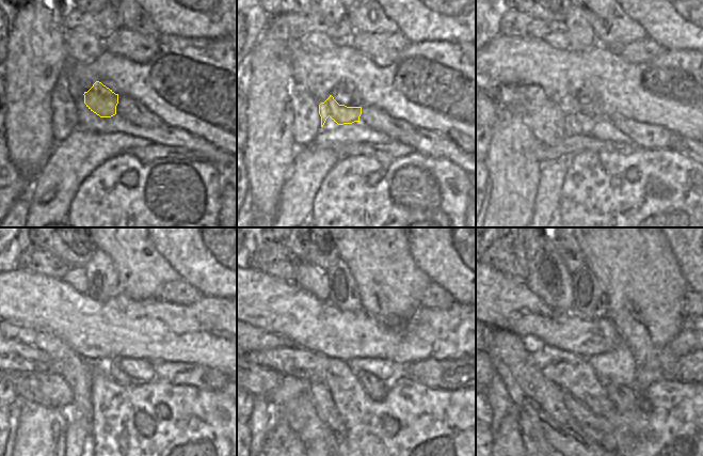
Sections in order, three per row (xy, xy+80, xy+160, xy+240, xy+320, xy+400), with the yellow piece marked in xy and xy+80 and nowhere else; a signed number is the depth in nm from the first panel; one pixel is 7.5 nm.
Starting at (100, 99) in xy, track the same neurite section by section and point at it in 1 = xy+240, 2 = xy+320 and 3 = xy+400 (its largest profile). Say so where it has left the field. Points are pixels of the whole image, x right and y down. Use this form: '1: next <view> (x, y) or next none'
1: next xy+240 (111, 367)
2: next xy+320 (377, 390)
3: next xy+400 (624, 397)

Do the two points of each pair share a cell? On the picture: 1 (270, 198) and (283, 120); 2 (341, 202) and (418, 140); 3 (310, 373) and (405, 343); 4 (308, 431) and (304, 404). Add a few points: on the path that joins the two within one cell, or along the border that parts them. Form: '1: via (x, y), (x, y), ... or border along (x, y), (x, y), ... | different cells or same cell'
1: via (270, 178), (270, 139) | same cell
2: border along (415, 151), (433, 157), (440, 157) | different cells
3: border along (322, 355), (347, 362) | different cells
4: via (307, 425), (304, 421), (304, 410) | same cell

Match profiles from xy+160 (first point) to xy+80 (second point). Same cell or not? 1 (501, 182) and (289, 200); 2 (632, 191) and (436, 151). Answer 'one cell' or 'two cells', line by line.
1: two cells
2: two cells

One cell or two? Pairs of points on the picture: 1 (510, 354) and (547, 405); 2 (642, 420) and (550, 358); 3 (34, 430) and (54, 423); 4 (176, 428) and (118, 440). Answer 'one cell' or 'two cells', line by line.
1: one cell
2: one cell
3: one cell
4: one cell

